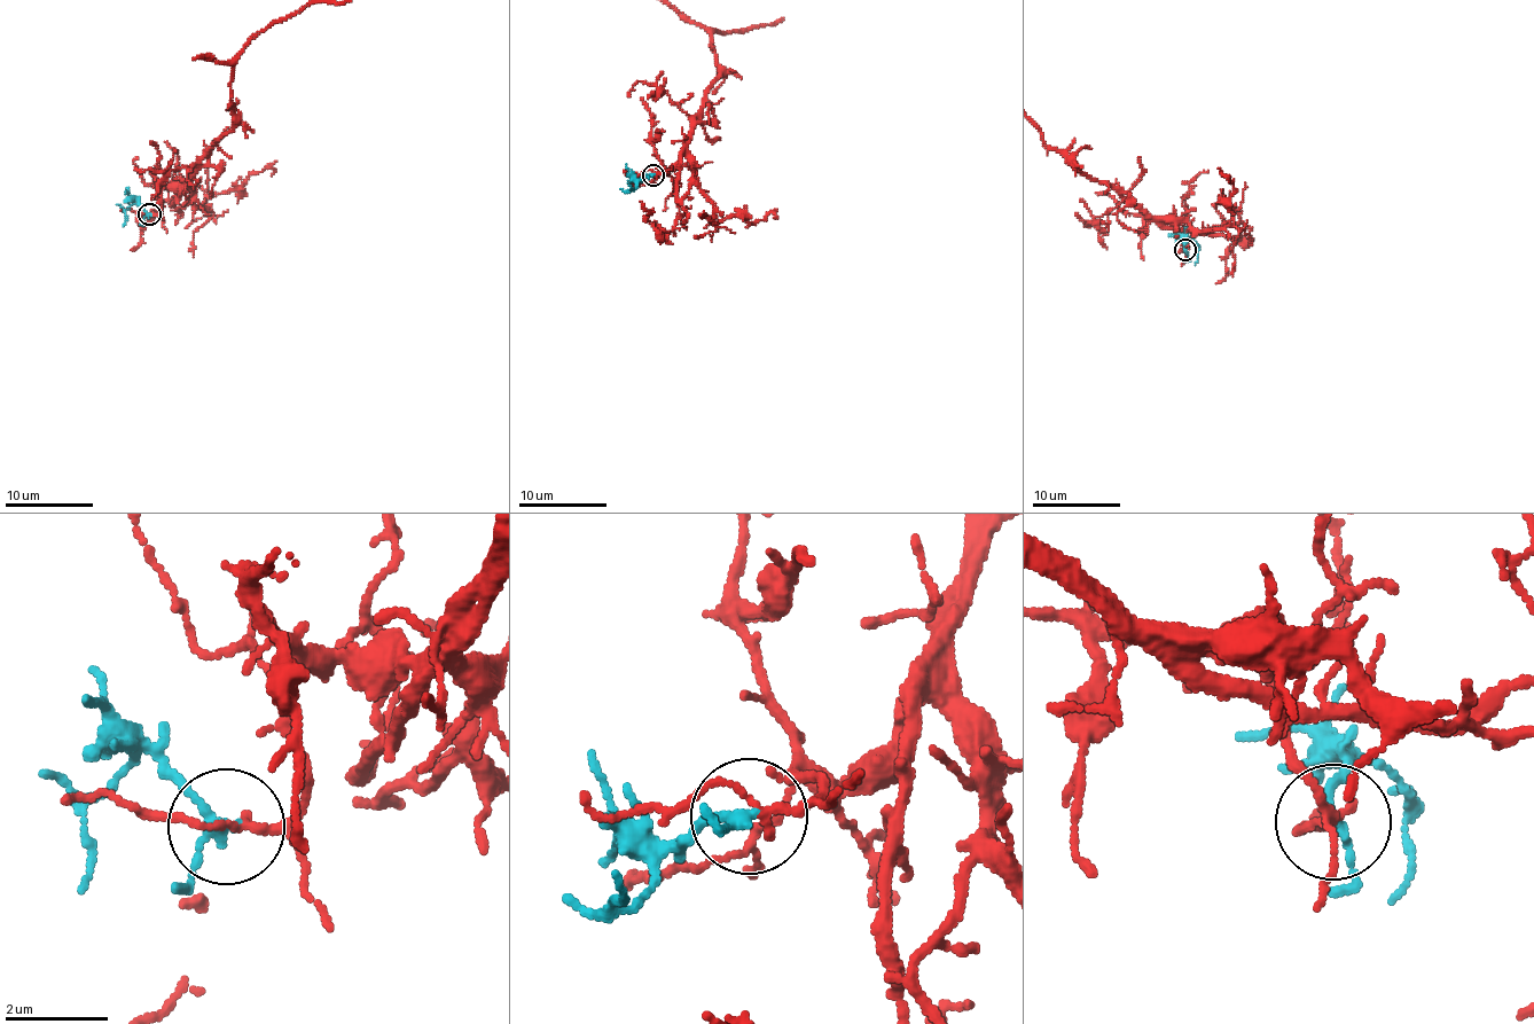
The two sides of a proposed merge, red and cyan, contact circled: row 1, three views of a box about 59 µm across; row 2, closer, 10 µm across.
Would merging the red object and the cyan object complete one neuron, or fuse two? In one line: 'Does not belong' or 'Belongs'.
Belongs

